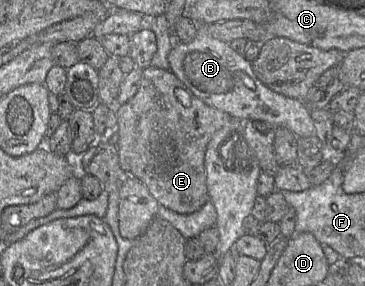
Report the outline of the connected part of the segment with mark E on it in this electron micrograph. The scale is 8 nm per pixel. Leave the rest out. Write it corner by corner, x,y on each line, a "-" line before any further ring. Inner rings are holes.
152,65
143,69
137,93
126,103
116,105
116,116
119,125
116,144
123,171
143,182
160,205
180,214
199,210
209,200
205,169
208,143
231,116
195,96
170,69

